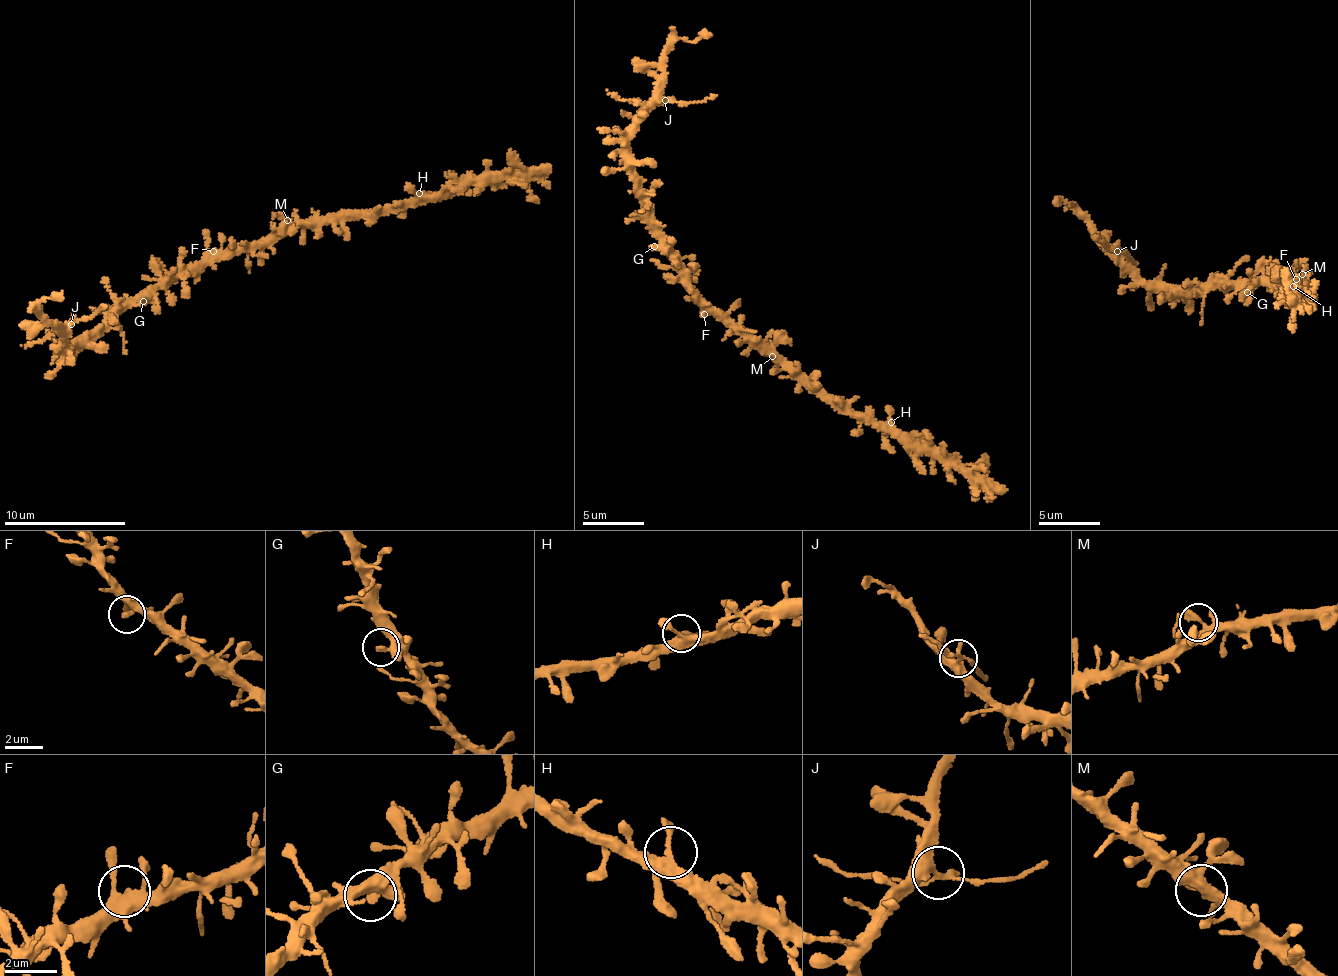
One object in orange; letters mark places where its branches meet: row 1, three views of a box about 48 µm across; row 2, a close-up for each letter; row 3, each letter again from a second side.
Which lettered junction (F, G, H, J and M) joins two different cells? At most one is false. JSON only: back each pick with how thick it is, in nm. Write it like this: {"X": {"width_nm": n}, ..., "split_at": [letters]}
{"J": {"width_nm": 300}, "split_at": ["J"]}

